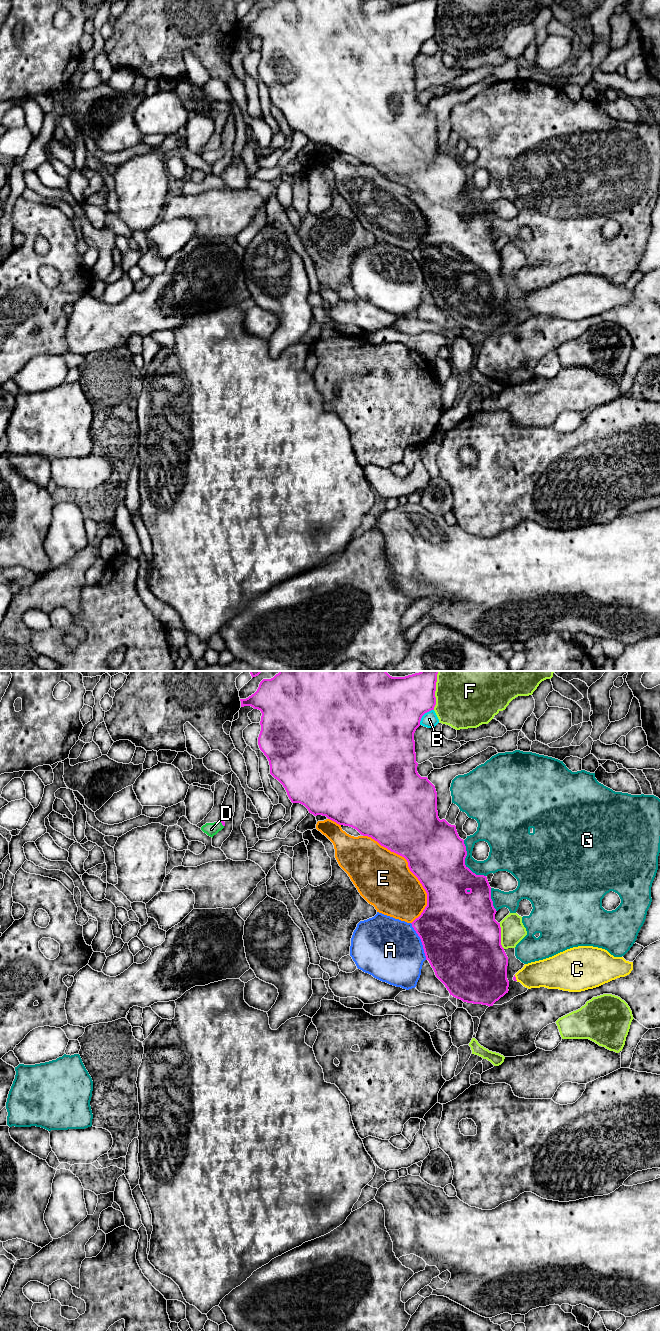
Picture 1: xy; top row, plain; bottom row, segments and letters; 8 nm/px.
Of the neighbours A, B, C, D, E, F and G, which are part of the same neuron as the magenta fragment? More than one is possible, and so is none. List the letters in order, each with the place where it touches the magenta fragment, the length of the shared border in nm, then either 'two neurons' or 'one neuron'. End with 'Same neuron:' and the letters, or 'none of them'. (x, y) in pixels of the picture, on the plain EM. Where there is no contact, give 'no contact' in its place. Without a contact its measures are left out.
A: xy (421, 269) | 320 nm | two neurons
B: xy (423, 42) | 170 nm | two neurons
C: xy (515, 306) | 50 nm | two neurons
D: xy (222, 152) | 50 nm | one neuron
E: xy (410, 198) | 800 nm | two neurons
F: xy (435, 18) | 300 nm | two neurons
G: xy (464, 190) | 340 nm | two neurons
Same neuron: D

